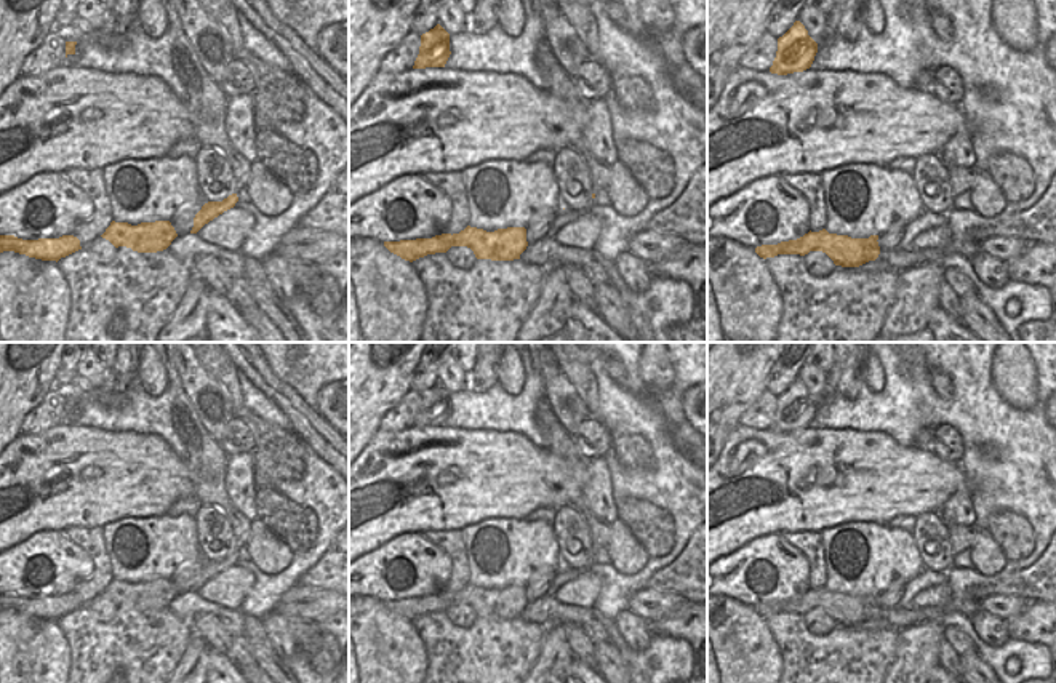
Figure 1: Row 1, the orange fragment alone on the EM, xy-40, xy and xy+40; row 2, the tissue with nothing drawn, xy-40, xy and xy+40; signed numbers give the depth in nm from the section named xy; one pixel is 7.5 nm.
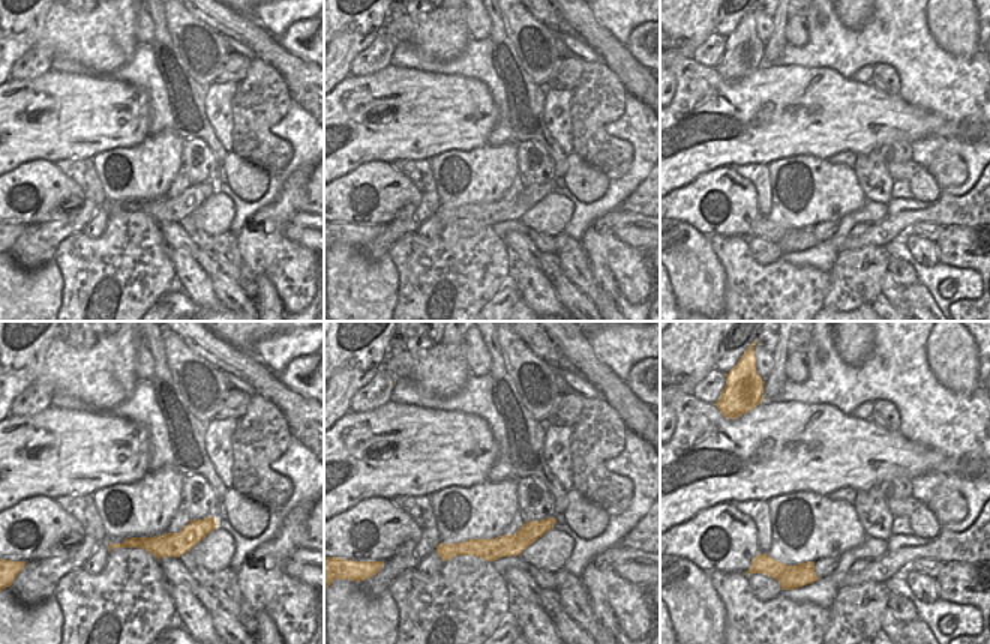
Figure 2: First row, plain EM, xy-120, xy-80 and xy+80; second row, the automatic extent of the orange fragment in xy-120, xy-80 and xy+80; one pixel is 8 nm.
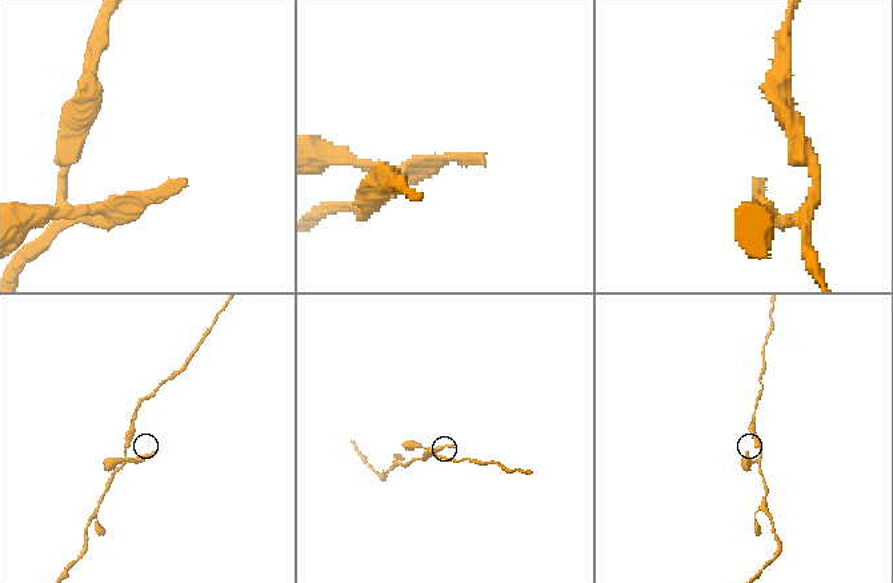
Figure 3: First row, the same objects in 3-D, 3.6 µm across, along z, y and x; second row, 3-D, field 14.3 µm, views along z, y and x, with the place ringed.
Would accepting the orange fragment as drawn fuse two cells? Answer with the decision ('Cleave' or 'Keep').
Cleave

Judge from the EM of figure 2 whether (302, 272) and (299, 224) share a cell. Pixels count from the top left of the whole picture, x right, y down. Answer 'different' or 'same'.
different

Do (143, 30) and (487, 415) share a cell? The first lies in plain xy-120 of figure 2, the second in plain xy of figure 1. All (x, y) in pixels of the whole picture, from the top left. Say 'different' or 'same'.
different

